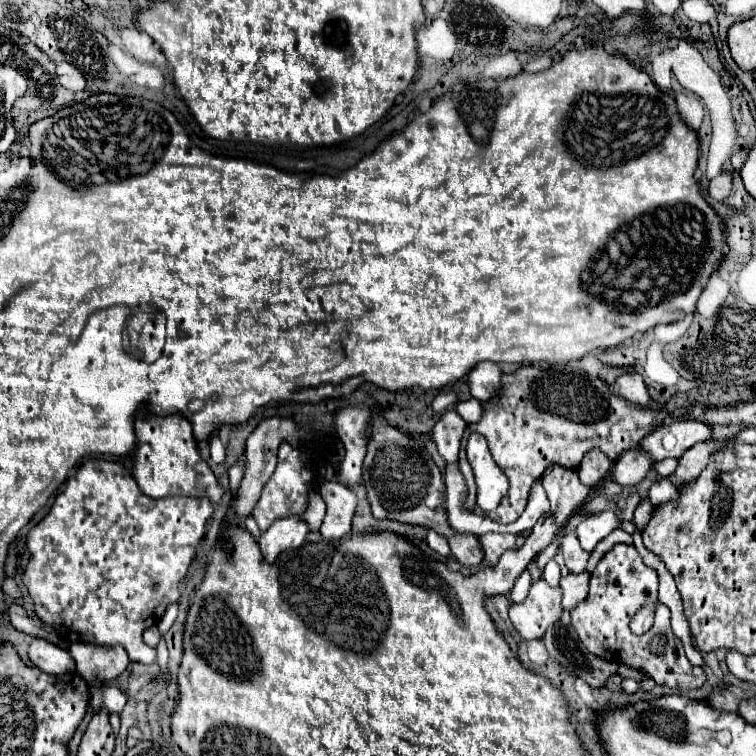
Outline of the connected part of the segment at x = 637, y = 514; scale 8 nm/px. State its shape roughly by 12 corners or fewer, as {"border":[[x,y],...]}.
{"border":[[649,499],[642,500],[634,512],[634,524],[642,531],[654,509]]}

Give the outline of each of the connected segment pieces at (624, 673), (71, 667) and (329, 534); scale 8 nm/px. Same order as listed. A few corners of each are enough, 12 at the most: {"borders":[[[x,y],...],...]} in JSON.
{"borders":[[[619,663],[621,677],[625,679],[635,679],[641,683],[647,673],[637,669],[637,667],[629,667]],[[43,638],[29,647],[29,657],[43,673],[63,677],[75,671],[67,649]],[[341,483],[319,487],[327,503],[323,539],[351,535],[357,497]]]}

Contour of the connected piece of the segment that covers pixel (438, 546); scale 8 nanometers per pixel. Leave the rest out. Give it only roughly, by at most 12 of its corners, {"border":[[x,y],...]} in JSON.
{"border":[[437,531],[427,533],[427,543],[439,555],[449,555],[447,537]]}

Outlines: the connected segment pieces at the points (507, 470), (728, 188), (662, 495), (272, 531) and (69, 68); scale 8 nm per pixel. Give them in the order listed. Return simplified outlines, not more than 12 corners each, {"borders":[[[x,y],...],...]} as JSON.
{"borders":[[[563,367],[505,373],[467,439],[487,439],[509,493],[485,513],[511,523],[549,463],[615,459],[667,415],[627,405],[601,379]],[[721,171],[709,183],[715,201],[725,201],[733,191],[733,177]],[[667,479],[651,485],[651,503],[661,507],[677,501],[679,489]],[[301,517],[275,521],[259,537],[267,561],[309,535]],[[71,63],[57,65],[57,77],[65,89],[83,91],[87,79]]]}

